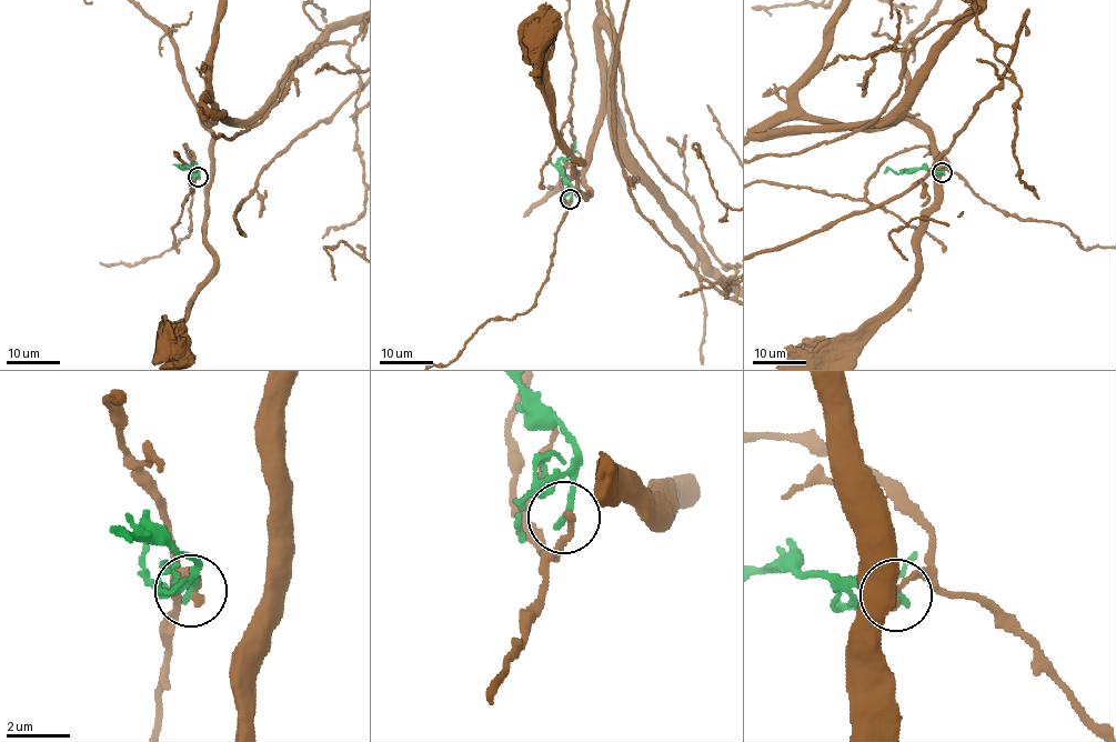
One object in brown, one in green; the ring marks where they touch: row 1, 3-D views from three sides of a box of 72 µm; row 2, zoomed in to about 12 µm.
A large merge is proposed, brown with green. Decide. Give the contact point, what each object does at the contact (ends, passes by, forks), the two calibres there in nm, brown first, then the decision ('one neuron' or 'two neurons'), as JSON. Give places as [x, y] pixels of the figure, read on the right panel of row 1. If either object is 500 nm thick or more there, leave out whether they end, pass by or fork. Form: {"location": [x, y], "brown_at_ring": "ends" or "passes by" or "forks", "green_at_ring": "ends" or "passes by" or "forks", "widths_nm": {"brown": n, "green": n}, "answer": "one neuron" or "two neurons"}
{"location": [942, 172], "brown_at_ring": "ends", "green_at_ring": "ends", "widths_nm": {"brown": 240, "green": 240}, "answer": "two neurons"}

